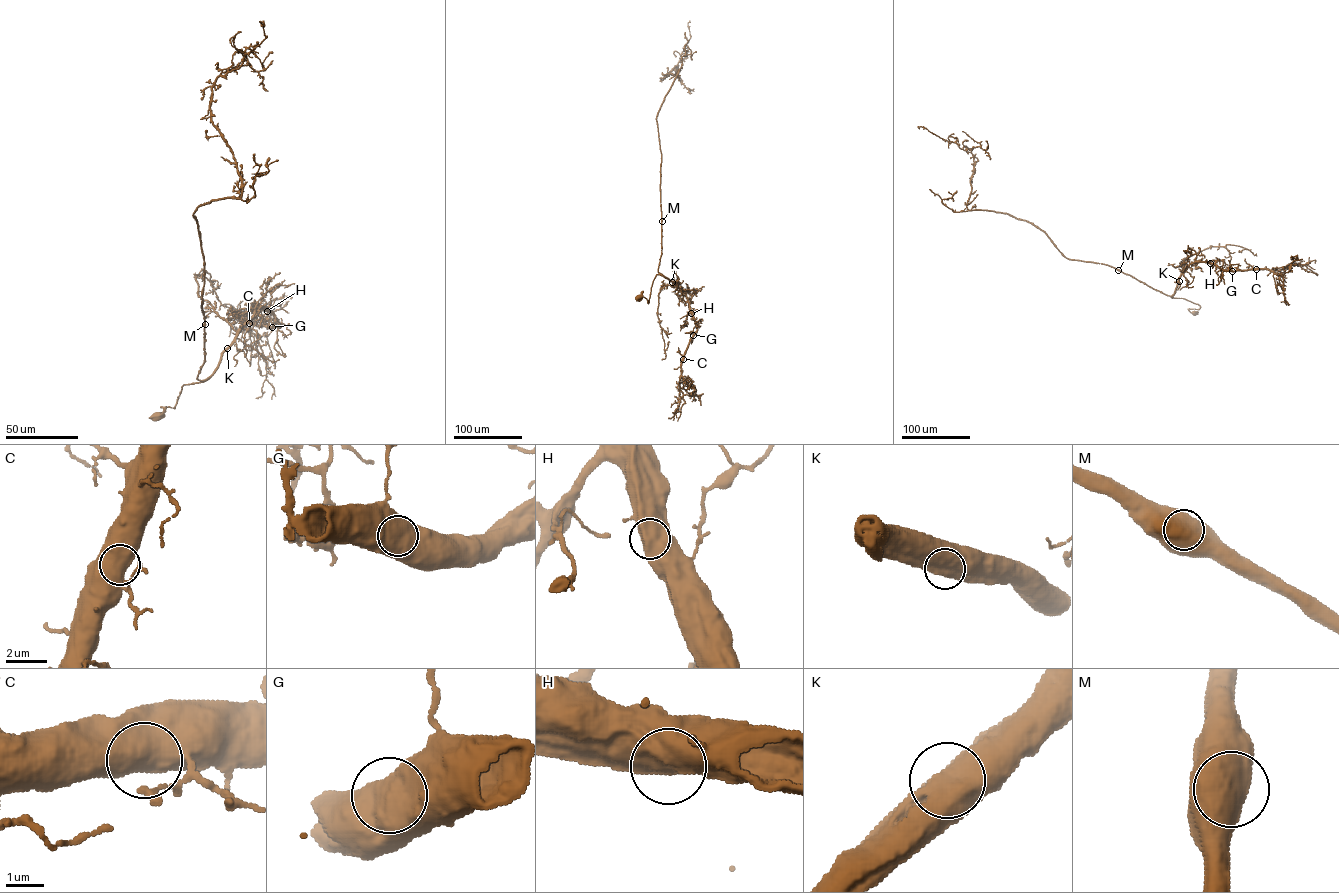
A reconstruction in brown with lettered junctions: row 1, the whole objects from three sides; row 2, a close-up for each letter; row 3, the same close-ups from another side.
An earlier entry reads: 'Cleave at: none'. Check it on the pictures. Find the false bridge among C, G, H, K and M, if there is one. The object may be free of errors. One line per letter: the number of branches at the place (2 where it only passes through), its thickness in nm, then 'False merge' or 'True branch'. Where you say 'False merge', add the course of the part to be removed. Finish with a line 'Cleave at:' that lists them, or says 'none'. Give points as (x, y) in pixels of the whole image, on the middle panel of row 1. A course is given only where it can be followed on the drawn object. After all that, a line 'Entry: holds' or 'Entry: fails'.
C: Branches: 1. Thickness 950 nm. True branch
G: Branches: 1. Thickness 950 nm. True branch
H: Branches: 1. Thickness 1000 nm. True branch
K: Branches: 1. Thickness 1050 nm. True branch
M: Branches: 1. Thickness 1150 nm. True branch
Cleave at: none
Entry: holds

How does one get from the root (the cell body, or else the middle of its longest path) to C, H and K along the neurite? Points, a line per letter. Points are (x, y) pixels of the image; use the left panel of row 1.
C: (156, 417), (161, 407), (174, 408), (184, 385), (212, 375), (259, 308), (279, 327), (249, 323)
H: (156, 417), (163, 411), (161, 407), (174, 408), (184, 385), (206, 380), (236, 334), (259, 308), (267, 311)
K: (156, 417), (163, 411), (161, 407), (174, 408), (184, 385), (206, 380), (227, 348)

